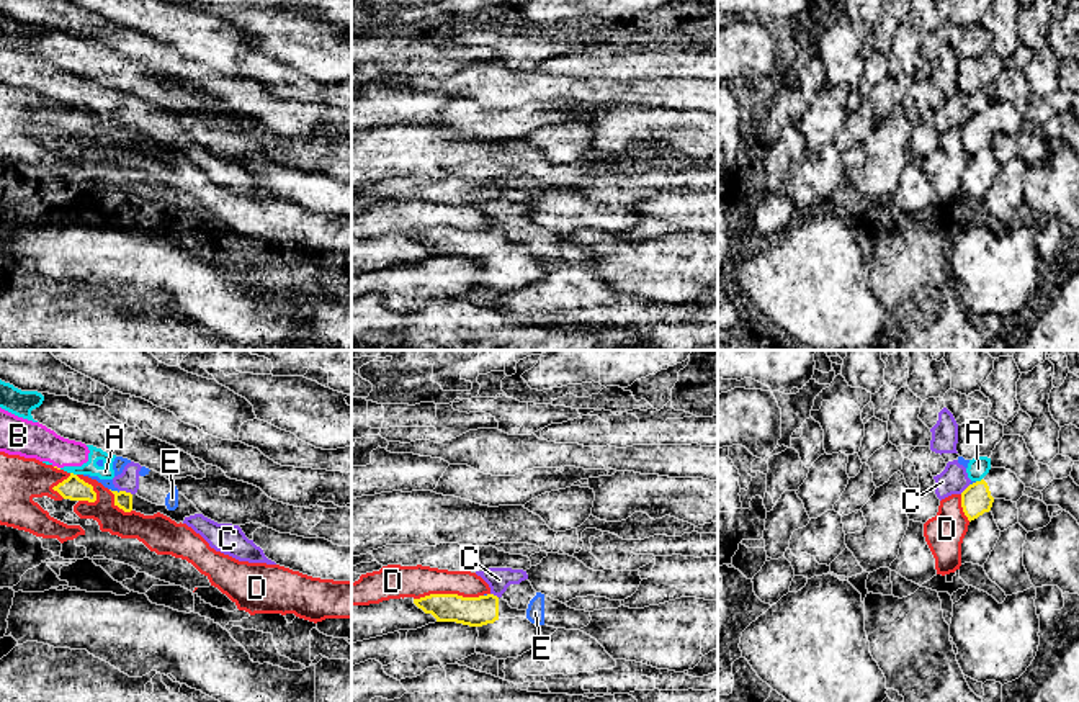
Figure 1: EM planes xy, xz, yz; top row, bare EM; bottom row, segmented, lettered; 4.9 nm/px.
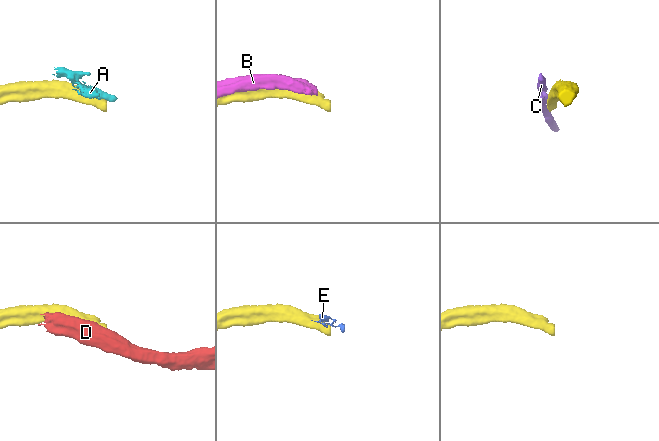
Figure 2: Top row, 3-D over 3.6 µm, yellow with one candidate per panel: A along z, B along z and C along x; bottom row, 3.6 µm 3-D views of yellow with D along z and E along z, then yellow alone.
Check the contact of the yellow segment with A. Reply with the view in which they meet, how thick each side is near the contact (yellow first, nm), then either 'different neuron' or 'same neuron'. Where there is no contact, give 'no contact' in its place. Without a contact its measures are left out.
xy | 120/70 nm | different neuron

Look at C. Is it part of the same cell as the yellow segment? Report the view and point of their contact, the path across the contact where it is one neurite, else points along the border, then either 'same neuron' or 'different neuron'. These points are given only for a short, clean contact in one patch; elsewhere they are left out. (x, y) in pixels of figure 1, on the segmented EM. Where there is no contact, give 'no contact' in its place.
xy (125, 491) | along xy (120, 490), (131, 494) | different neuron

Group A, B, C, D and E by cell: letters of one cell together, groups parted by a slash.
A B E / C / D

